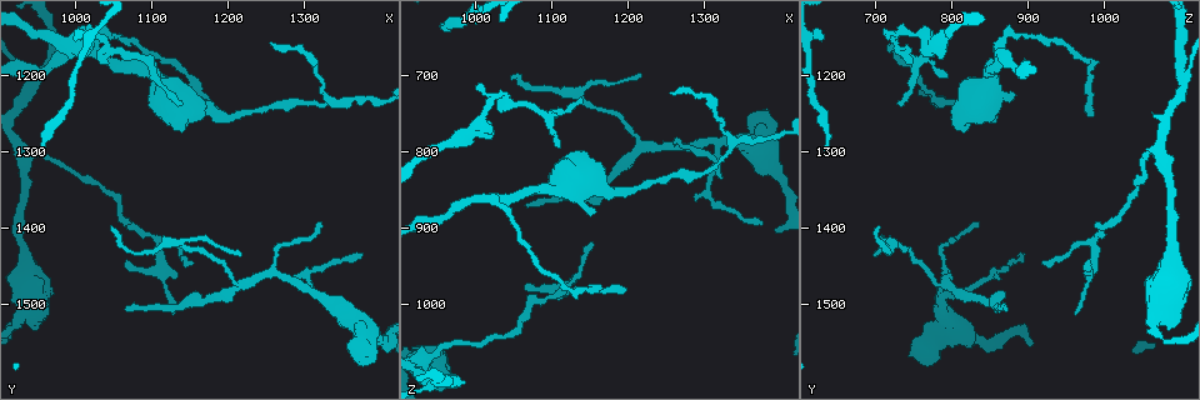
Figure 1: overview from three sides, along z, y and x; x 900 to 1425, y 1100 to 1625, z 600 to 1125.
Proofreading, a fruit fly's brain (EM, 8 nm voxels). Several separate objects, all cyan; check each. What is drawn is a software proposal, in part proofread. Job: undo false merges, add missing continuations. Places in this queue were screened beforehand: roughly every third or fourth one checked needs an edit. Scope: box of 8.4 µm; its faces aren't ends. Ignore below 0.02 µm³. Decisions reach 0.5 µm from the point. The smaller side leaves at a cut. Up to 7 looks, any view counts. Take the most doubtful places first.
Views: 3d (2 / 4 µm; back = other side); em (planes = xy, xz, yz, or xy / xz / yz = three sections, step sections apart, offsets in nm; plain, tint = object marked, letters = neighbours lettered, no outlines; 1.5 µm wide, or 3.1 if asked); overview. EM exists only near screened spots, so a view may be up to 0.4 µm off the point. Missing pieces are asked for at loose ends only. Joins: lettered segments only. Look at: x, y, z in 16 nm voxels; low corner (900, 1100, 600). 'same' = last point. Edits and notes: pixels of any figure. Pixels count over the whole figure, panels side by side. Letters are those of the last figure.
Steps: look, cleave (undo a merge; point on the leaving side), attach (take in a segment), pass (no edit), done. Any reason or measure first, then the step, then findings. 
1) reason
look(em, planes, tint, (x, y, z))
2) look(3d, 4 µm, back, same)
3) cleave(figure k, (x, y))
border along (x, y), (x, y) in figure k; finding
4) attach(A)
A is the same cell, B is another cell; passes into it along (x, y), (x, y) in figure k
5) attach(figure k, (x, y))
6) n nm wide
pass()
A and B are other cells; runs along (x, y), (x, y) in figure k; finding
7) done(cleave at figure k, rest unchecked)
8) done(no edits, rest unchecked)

look(em, xz, step 8, letters, (1140, 1240, 725))

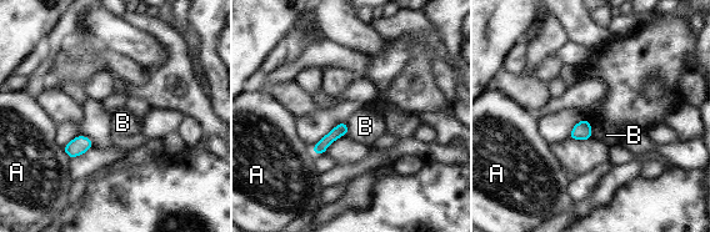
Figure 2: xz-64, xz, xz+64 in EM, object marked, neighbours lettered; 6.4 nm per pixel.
B touches over 100 nm
pass()
A and B are other cells; border along (590, 124), (591, 137) in figure 2; none of them fits

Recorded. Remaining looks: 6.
calibre changes
look(3d, 2 µm, (1025, 1165, 865))

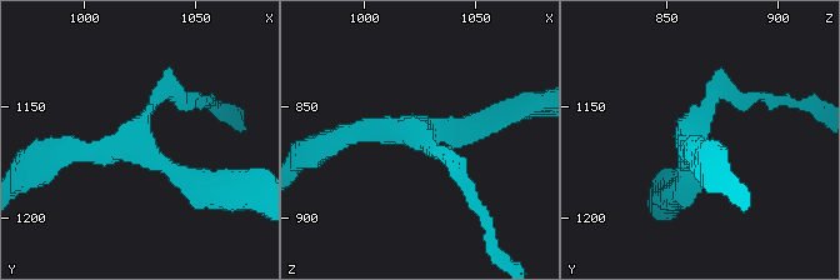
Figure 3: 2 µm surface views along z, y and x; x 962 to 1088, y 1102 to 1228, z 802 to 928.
3 arms; need the tissue
look(em, planes, plain, (1027, 1168, 862))

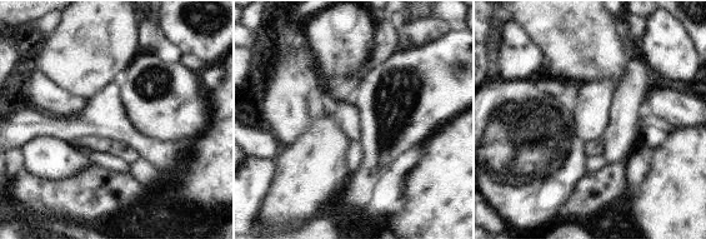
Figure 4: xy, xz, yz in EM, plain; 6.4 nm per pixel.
what lies round it
look(em, planes, letters, same)

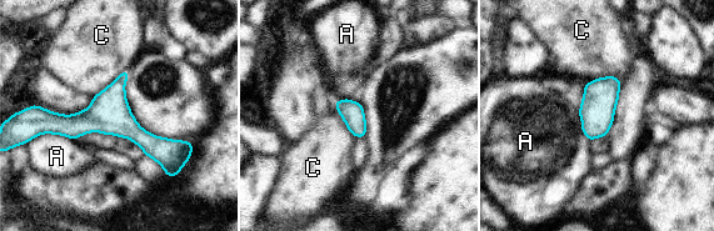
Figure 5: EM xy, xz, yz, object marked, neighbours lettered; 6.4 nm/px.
pass()
A and C are other cells; border along (34, 137), (61, 134), (74, 140) in figure 5; continuous, no second neuron

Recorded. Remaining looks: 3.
thin end
look(em, planes, letters, (1150, 1440, 920))

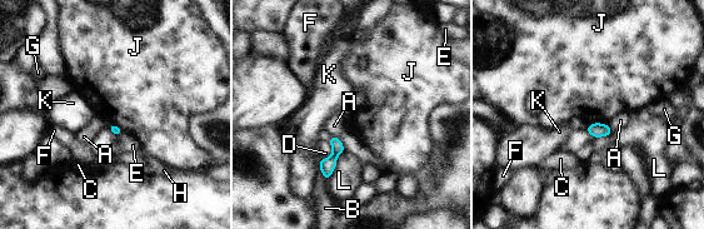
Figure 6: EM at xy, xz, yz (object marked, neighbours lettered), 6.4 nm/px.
pass()
A, B, C, D, E, F, G, H, J, K and L are other cells; none of them fits

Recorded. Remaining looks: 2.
done(no edits, rest unchecked)

